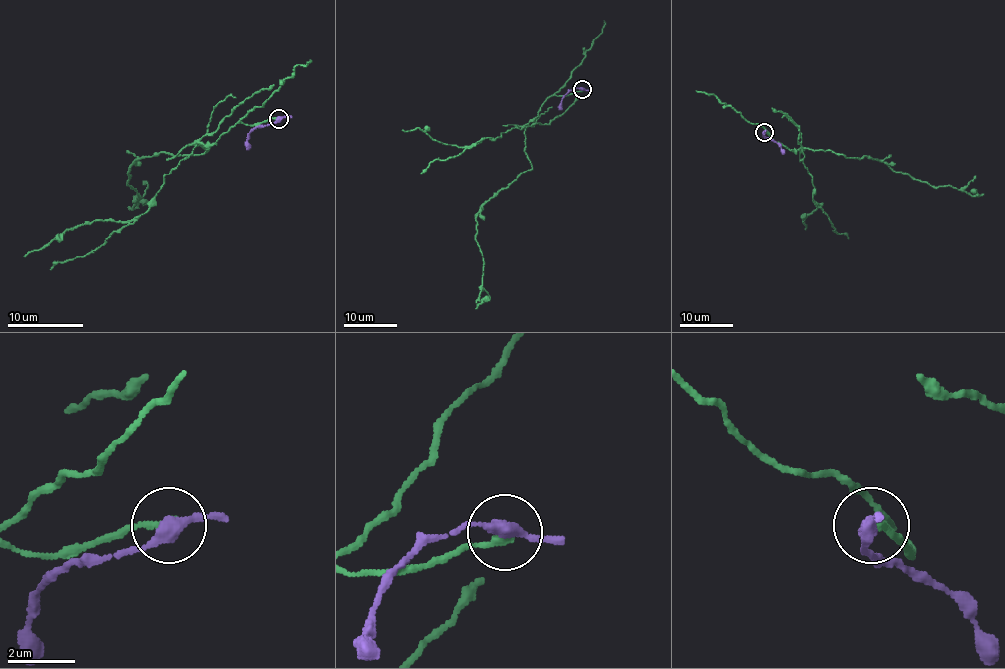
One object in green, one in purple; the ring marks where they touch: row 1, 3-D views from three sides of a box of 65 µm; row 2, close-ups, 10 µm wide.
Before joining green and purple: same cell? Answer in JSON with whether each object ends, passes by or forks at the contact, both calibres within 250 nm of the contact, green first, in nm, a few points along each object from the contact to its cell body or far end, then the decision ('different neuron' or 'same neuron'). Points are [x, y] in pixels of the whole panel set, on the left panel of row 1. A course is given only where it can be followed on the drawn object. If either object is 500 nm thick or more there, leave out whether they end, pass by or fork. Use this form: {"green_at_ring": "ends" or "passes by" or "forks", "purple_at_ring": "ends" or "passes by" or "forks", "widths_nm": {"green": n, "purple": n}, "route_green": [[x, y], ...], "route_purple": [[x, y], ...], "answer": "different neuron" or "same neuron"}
{"green_at_ring": "ends", "purple_at_ring": "passes by", "widths_nm": {"green": 240, "purple": 320}, "route_green": [[278, 119], [236, 122], [216, 143], [199, 141], [208, 151], [138, 158], [133, 207], [148, 200]], "route_purple": [[278, 119], [252, 130], [248, 149]], "answer": "different neuron"}

